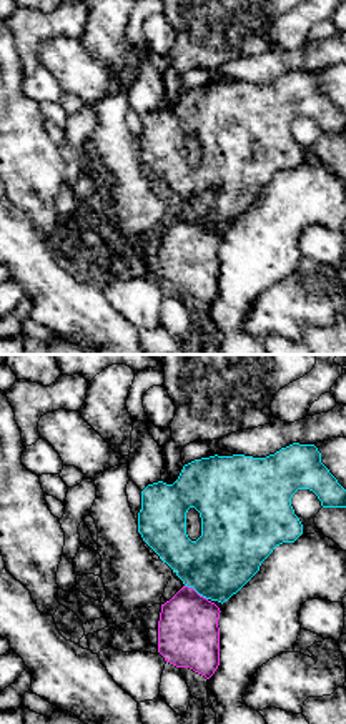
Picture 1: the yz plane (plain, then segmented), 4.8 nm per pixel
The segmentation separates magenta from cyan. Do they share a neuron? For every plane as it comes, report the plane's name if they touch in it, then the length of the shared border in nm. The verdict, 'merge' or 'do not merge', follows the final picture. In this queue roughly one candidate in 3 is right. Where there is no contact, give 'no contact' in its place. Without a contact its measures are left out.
contact in yz; length 130 nm

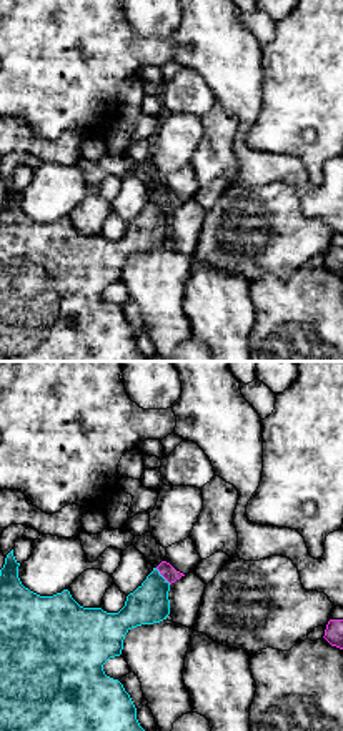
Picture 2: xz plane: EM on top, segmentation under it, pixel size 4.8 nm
contact in xz; length 110 nm

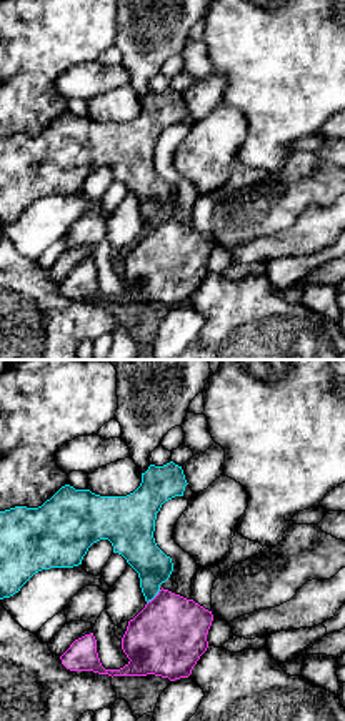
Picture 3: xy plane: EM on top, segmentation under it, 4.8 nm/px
contact in xy; length 100 nm

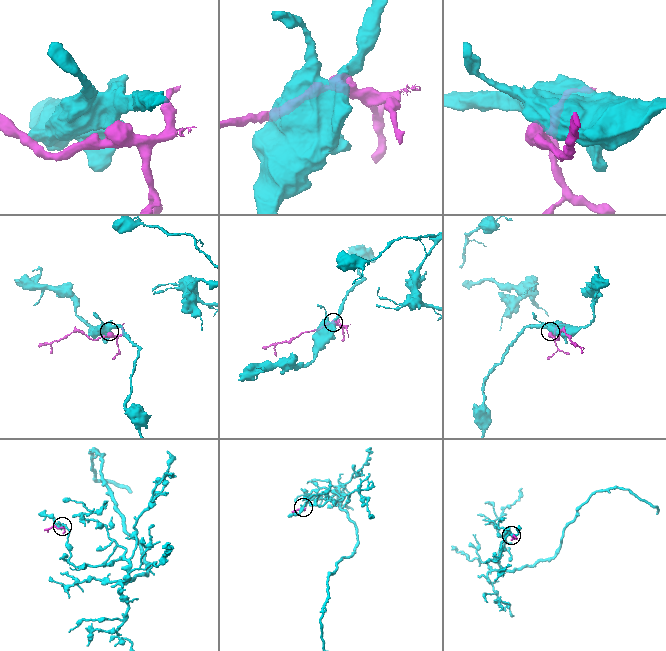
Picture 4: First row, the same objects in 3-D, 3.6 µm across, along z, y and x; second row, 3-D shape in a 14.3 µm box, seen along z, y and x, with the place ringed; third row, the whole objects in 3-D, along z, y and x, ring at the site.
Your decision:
do not merge

